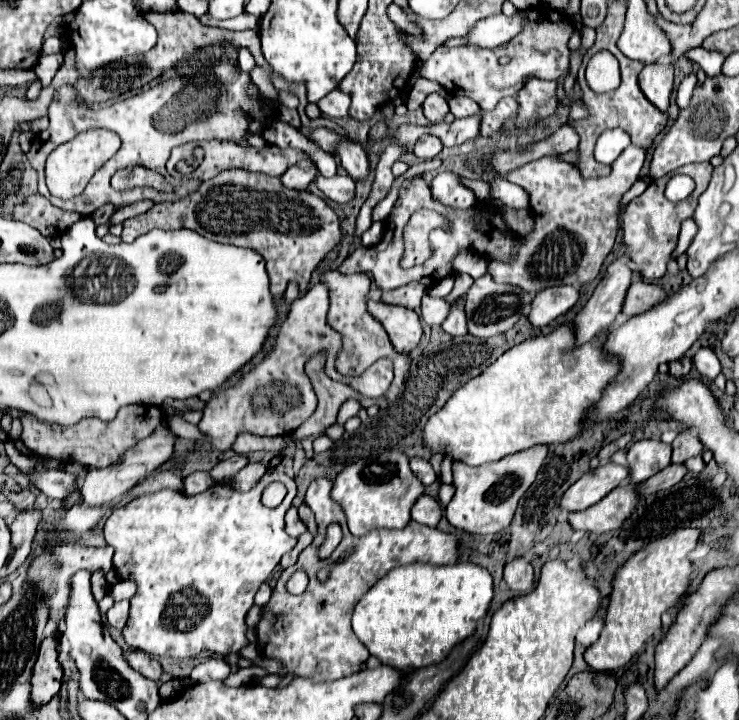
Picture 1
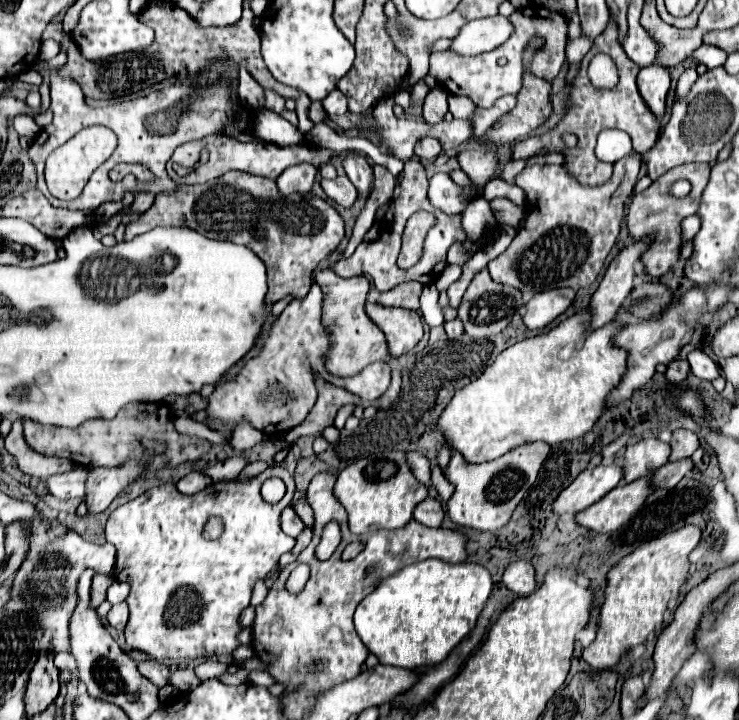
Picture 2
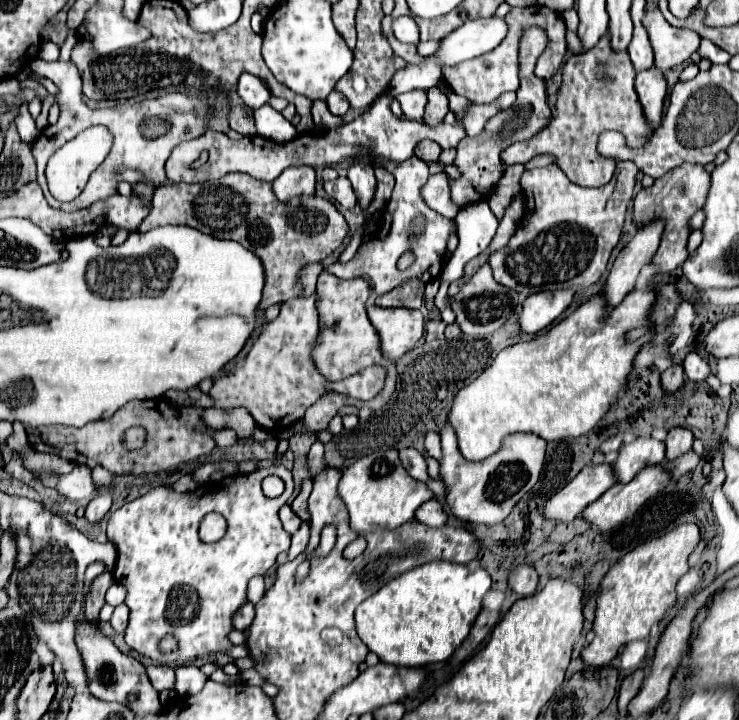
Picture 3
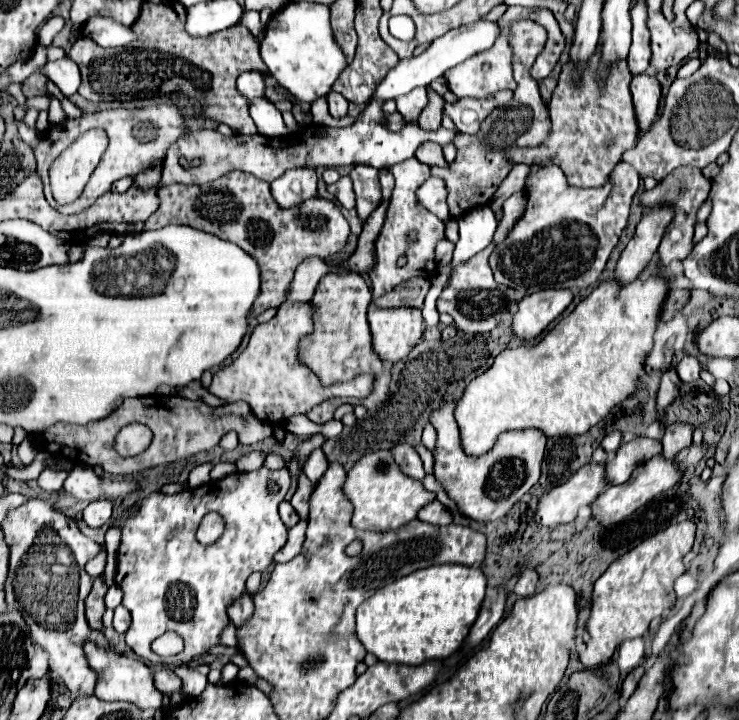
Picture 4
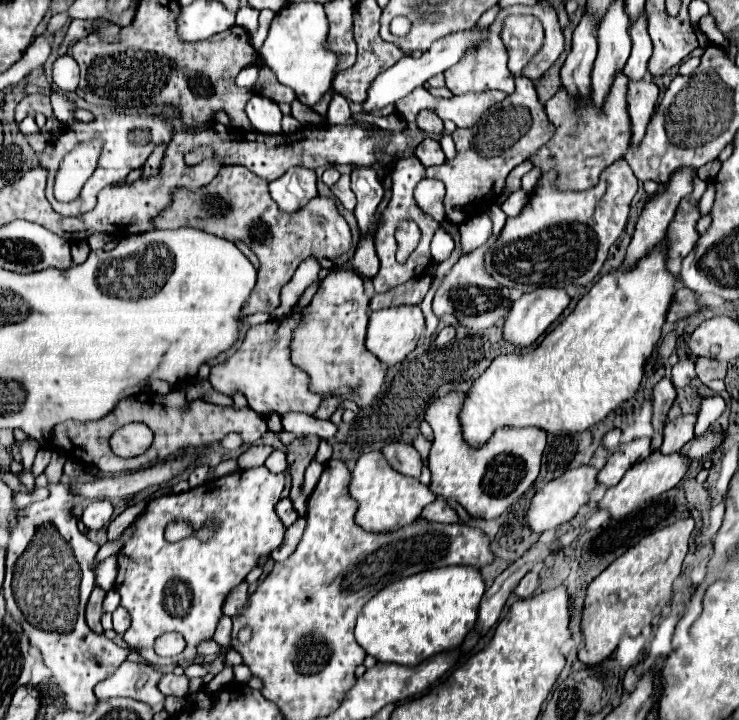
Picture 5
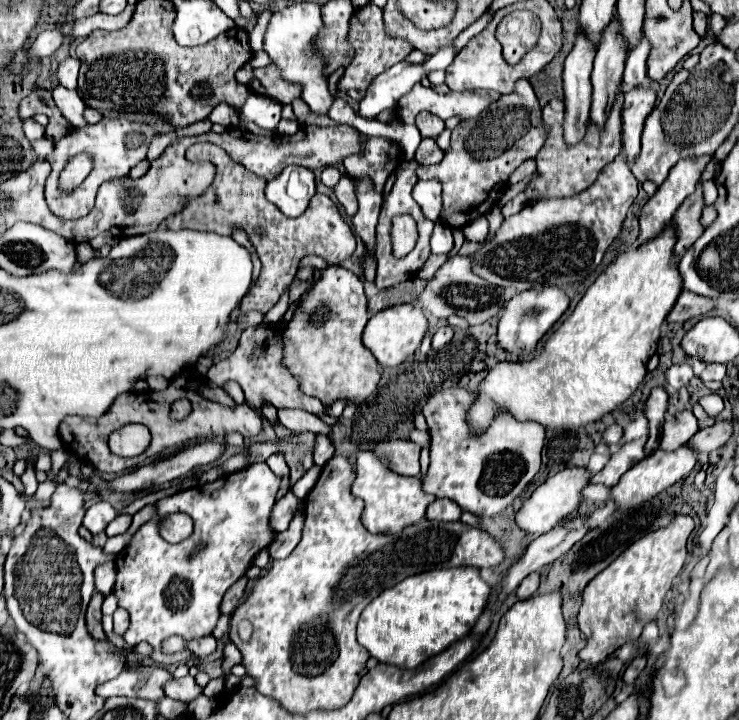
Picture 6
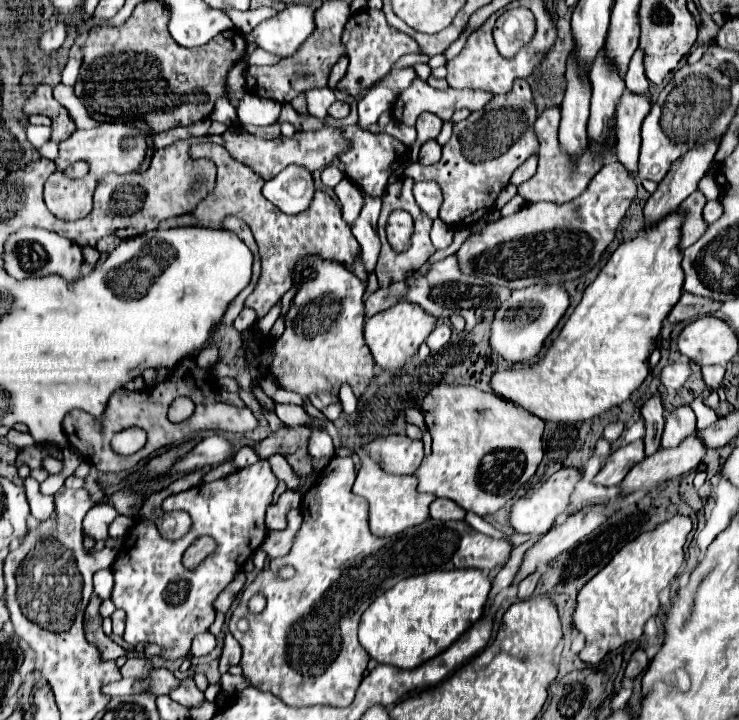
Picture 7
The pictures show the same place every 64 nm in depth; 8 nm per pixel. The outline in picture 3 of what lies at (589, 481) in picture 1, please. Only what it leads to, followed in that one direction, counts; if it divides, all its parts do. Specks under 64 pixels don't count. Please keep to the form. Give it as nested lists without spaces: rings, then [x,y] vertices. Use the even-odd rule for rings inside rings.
[[[608,464],[584,466],[574,480],[550,496],[544,504],[544,518],[572,522],[590,502],[598,500],[610,486],[616,484]]]

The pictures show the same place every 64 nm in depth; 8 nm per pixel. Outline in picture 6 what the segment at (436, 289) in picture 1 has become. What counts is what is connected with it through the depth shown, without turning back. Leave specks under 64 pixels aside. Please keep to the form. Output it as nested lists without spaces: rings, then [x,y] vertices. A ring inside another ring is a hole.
[[[482,216],[478,220],[474,220],[472,224],[466,224],[462,228],[466,240],[484,240],[488,236],[488,220]]]

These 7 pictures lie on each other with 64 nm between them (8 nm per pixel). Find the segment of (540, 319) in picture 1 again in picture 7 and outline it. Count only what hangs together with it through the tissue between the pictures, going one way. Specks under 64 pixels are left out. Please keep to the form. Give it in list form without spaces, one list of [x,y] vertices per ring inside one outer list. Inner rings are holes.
[[[556,284],[554,286],[528,286],[528,288],[514,290],[512,296],[506,302],[502,302],[494,314],[490,340],[488,340],[492,352],[500,354],[504,360],[510,360],[510,362],[526,362],[534,358],[542,350],[546,338],[558,326],[568,306],[570,306],[570,300],[568,300],[566,290]]]

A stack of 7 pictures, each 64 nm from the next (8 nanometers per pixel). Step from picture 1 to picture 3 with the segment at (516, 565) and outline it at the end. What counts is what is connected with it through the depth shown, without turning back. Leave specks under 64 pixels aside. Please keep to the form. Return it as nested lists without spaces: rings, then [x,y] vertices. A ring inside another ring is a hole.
[[[518,566],[510,578],[508,578],[508,584],[512,586],[512,590],[516,594],[522,594],[522,596],[532,596],[536,592],[536,586],[538,586],[538,574],[532,566]]]

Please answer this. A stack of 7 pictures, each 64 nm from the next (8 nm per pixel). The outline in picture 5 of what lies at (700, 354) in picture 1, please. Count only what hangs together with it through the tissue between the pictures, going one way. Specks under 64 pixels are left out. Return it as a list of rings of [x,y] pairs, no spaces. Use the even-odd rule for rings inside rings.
[[[682,360],[676,366],[672,366],[672,370],[670,370],[670,380],[672,380],[674,388],[684,388],[692,378],[696,378],[692,360]]]

